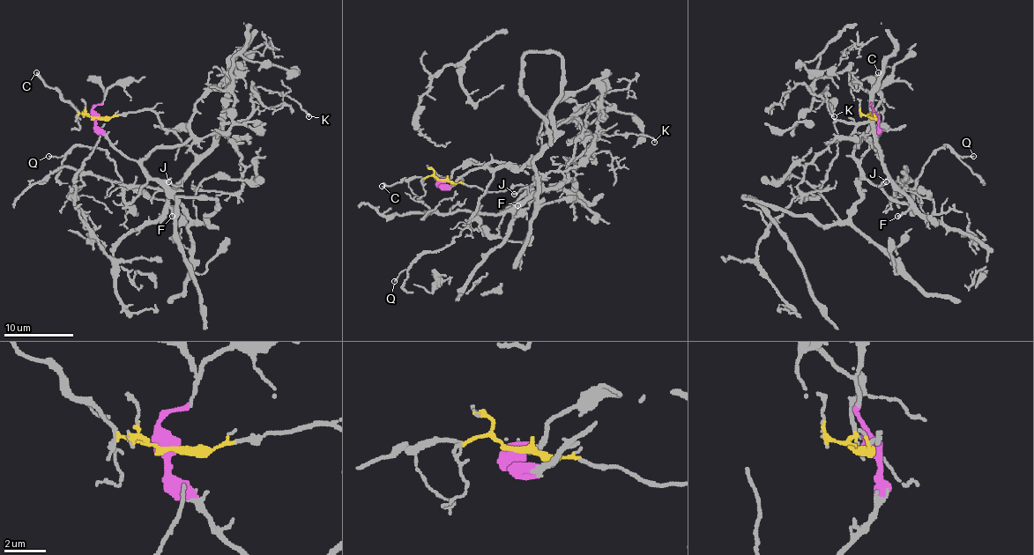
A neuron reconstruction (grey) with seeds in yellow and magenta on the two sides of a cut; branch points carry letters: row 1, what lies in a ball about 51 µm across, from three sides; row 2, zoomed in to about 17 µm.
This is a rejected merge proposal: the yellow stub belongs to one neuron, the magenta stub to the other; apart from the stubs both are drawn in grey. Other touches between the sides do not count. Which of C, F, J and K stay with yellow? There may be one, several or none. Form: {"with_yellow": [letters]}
{"with_yellow": ["C", "F", "J", "K"]}

